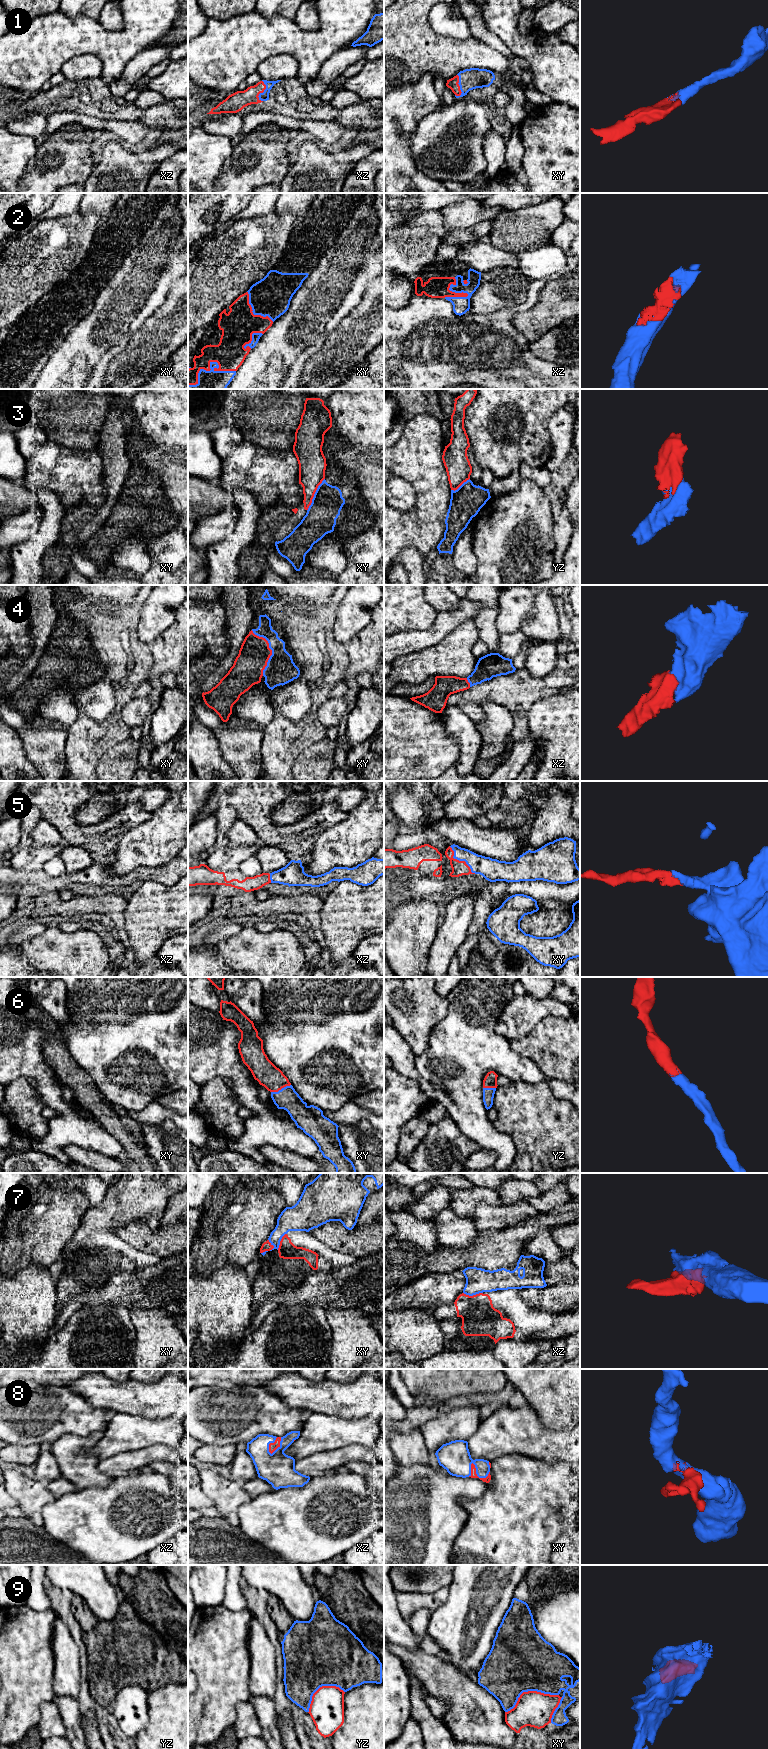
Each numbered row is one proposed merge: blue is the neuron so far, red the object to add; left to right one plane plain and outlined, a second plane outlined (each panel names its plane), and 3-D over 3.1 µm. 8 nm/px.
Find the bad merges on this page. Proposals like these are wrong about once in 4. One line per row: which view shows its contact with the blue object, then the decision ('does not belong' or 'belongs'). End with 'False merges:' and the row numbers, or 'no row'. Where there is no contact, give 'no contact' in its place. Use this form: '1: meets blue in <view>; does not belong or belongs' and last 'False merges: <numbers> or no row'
1: meets blue in xy; belongs
2: meets blue in xy; belongs
3: meets blue in xy; does not belong
4: meets blue in xy; belongs
5: meets blue in xy; belongs
6: meets blue in xy; belongs
7: meets blue in xz; does not belong
8: meets blue in xy; belongs
9: meets blue in xy; does not belong
False merges: 3, 7, 9

